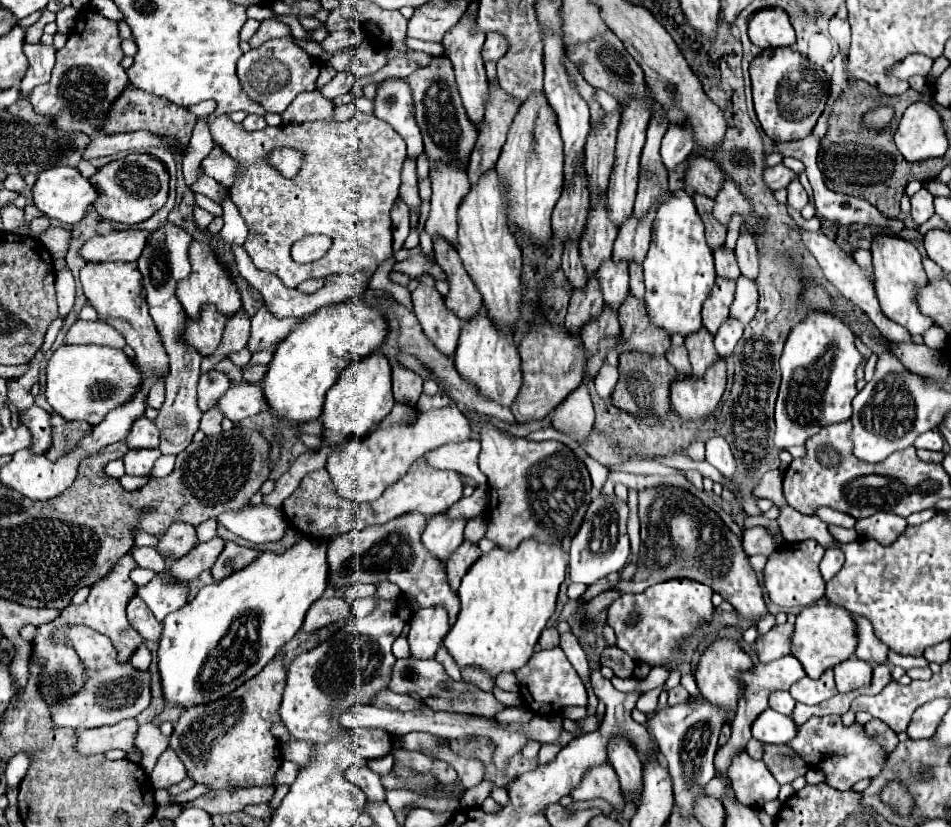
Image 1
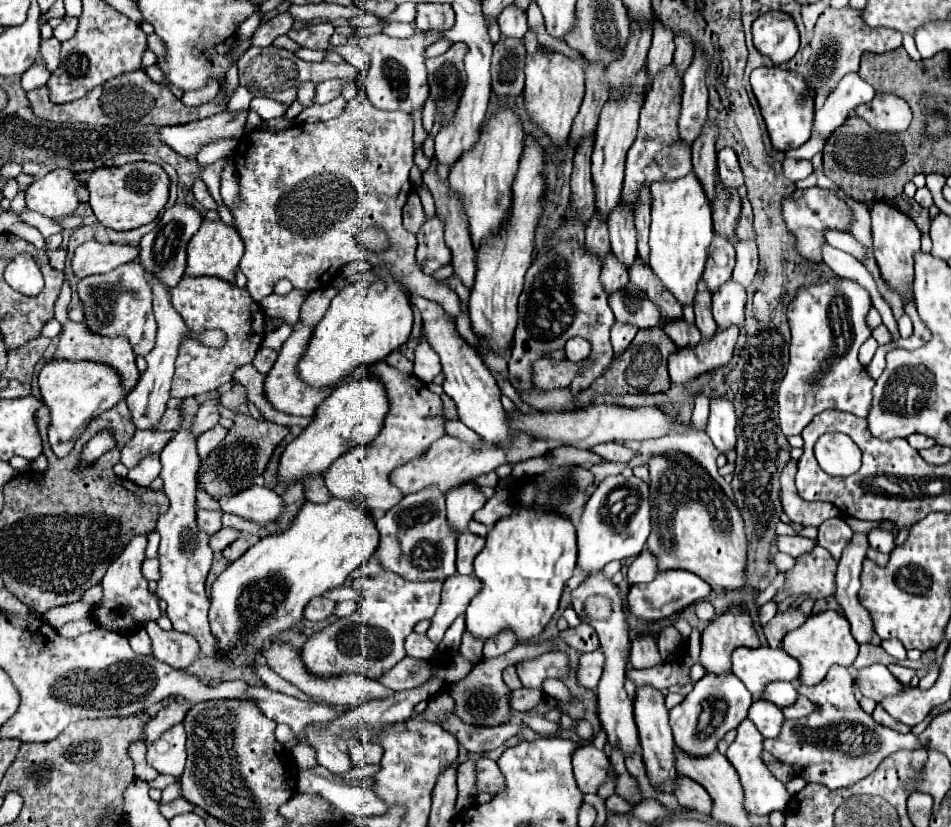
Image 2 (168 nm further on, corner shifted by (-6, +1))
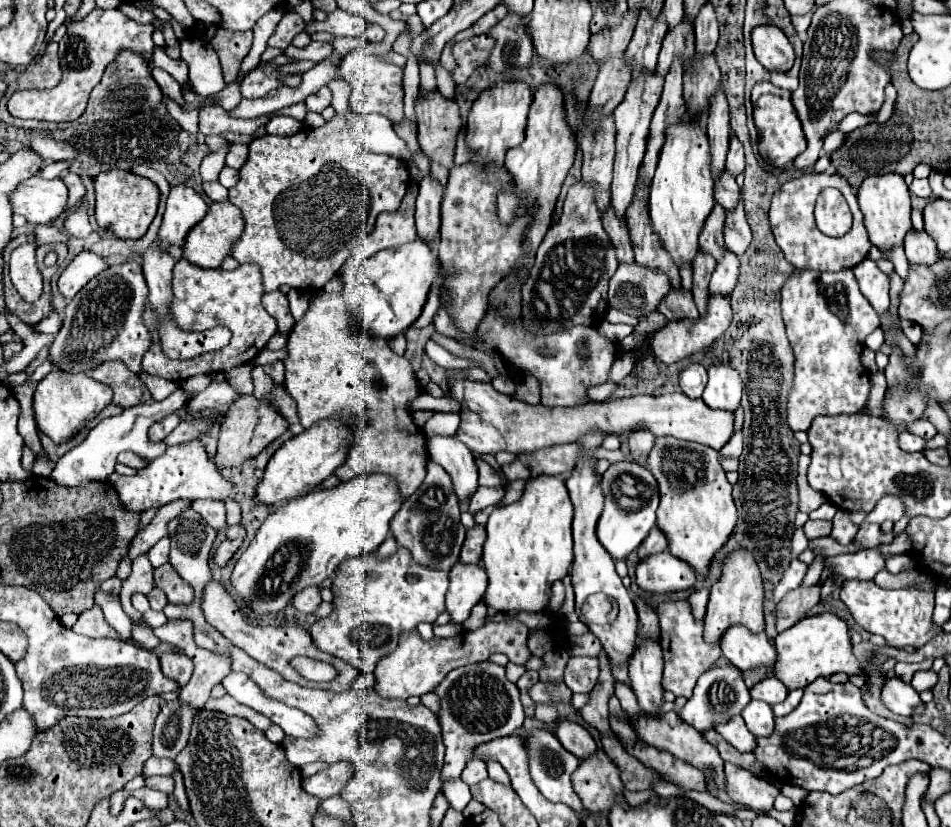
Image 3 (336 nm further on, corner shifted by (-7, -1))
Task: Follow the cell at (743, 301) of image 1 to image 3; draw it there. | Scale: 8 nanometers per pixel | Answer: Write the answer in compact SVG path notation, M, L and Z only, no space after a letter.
M742 201L738 205L736 211L726 213L726 225L724 225L724 239L726 239L726 247L728 251L736 253L736 257L742 257L748 249L748 243L752 241L752 233L750 233L750 225L744 217L744 207Z

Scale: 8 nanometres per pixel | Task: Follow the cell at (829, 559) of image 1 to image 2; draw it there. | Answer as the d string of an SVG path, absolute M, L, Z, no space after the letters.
M833 517L827 519L821 527L819 527L819 545L825 547L835 559L839 559L841 551L845 549L845 545L851 541L851 527L841 519L841 517Z

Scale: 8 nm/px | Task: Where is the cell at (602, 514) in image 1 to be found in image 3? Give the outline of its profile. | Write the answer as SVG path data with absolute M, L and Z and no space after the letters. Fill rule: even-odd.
M614 463L602 477L604 491L604 511L596 525L596 537L600 545L610 553L612 559L626 559L632 551L640 547L640 543L648 537L650 529L656 525L656 509L658 509L658 485L652 473L636 463ZM616 483L634 485L636 497L628 497L624 491L616 489Z

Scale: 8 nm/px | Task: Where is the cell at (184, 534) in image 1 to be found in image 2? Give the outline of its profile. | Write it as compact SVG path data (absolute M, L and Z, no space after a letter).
M199 509L197 511L197 523L203 531L207 531L209 535L213 535L215 531L221 529L221 515L223 511L207 511L207 509Z

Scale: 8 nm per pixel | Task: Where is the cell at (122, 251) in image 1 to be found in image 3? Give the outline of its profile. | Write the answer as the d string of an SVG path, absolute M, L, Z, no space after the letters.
M82 251L74 257L74 261L62 271L58 279L58 289L70 301L92 277L100 275L104 269L108 269L108 263L104 257L92 253L92 251Z

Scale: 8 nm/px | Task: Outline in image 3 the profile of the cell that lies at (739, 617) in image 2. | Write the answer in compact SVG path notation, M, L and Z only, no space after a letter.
M744 549L734 551L724 563L722 579L712 585L708 611L704 617L704 639L710 645L720 645L724 629L728 629L732 625L744 625L752 633L762 633L764 631L762 603L764 603L764 589L762 589L760 571L758 571L754 557Z

